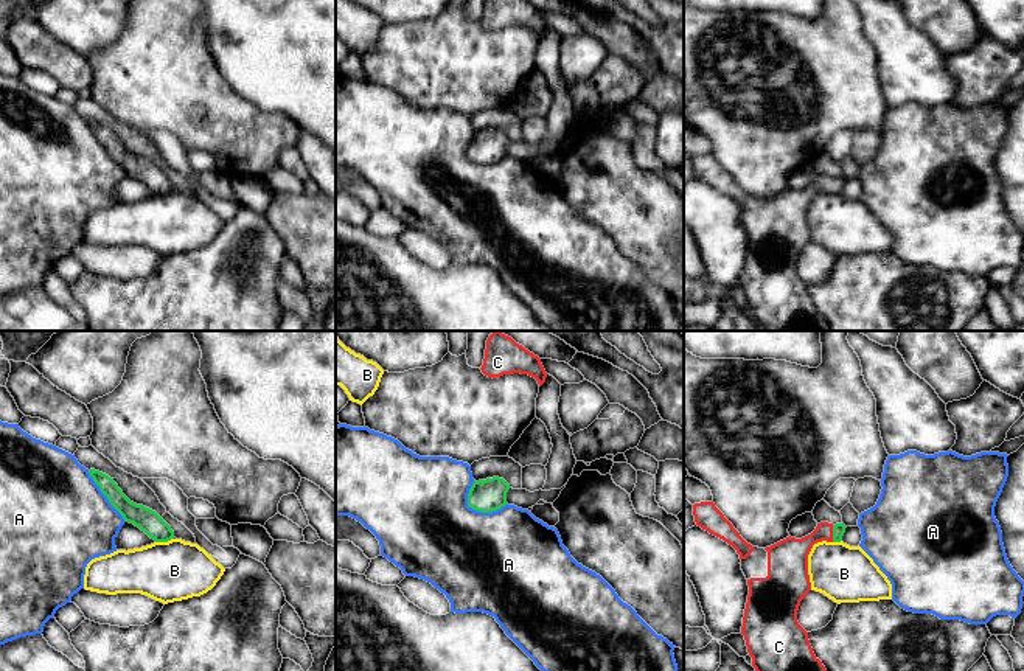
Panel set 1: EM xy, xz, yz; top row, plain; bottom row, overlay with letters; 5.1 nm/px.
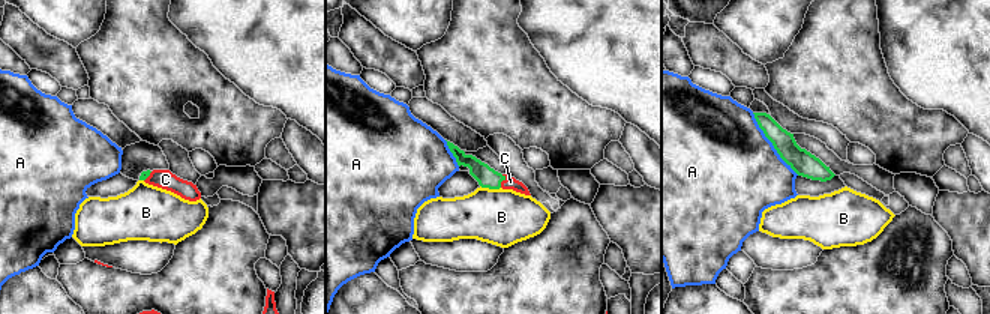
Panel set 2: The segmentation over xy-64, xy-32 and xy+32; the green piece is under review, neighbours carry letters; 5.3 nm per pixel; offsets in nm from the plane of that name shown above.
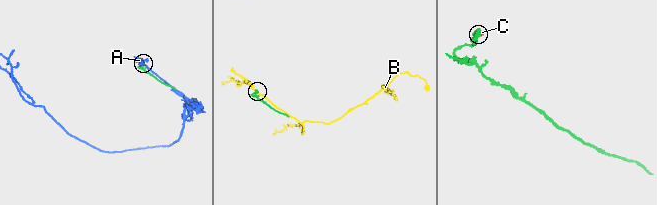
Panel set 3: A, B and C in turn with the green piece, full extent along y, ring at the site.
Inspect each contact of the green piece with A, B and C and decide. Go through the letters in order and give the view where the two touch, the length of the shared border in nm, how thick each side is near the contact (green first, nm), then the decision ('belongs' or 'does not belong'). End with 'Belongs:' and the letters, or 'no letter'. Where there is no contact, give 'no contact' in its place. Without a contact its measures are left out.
A: xz | 220 nm | 170/500 nm | does not belong
B: xy | 100 nm | 120/320 nm | does not belong
C: yz | 90 nm | 60/180 nm | belongs
Belongs: C

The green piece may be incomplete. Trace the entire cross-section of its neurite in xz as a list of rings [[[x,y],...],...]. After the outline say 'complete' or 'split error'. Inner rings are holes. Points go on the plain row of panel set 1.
[[[499,129],[472,135],[468,146],[468,158],[480,165],[493,165],[507,157],[510,137]]]; complete

